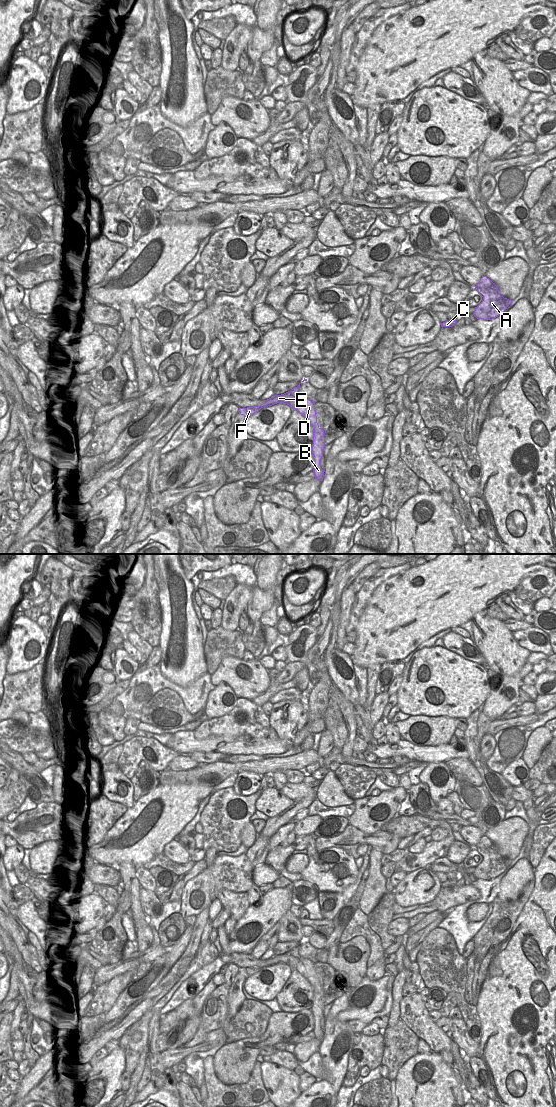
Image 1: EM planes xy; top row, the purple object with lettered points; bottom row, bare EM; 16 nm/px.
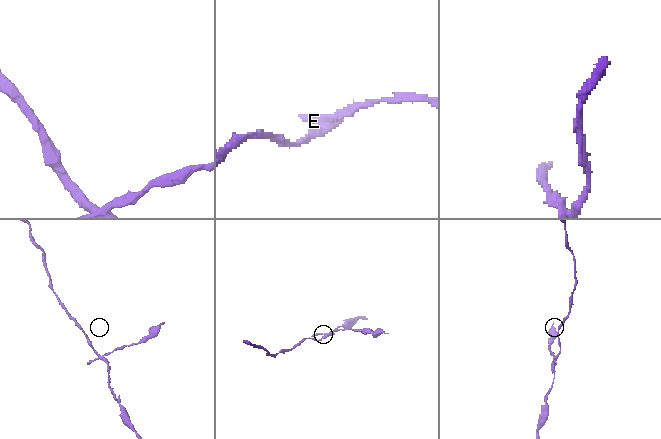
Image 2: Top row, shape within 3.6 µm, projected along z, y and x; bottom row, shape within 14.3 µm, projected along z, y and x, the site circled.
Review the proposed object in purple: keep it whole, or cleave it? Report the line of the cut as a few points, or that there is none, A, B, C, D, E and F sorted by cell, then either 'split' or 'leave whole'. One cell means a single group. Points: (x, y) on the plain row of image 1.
xy (299, 955), (290, 955), (286, 963) | A C E F / B D | split

